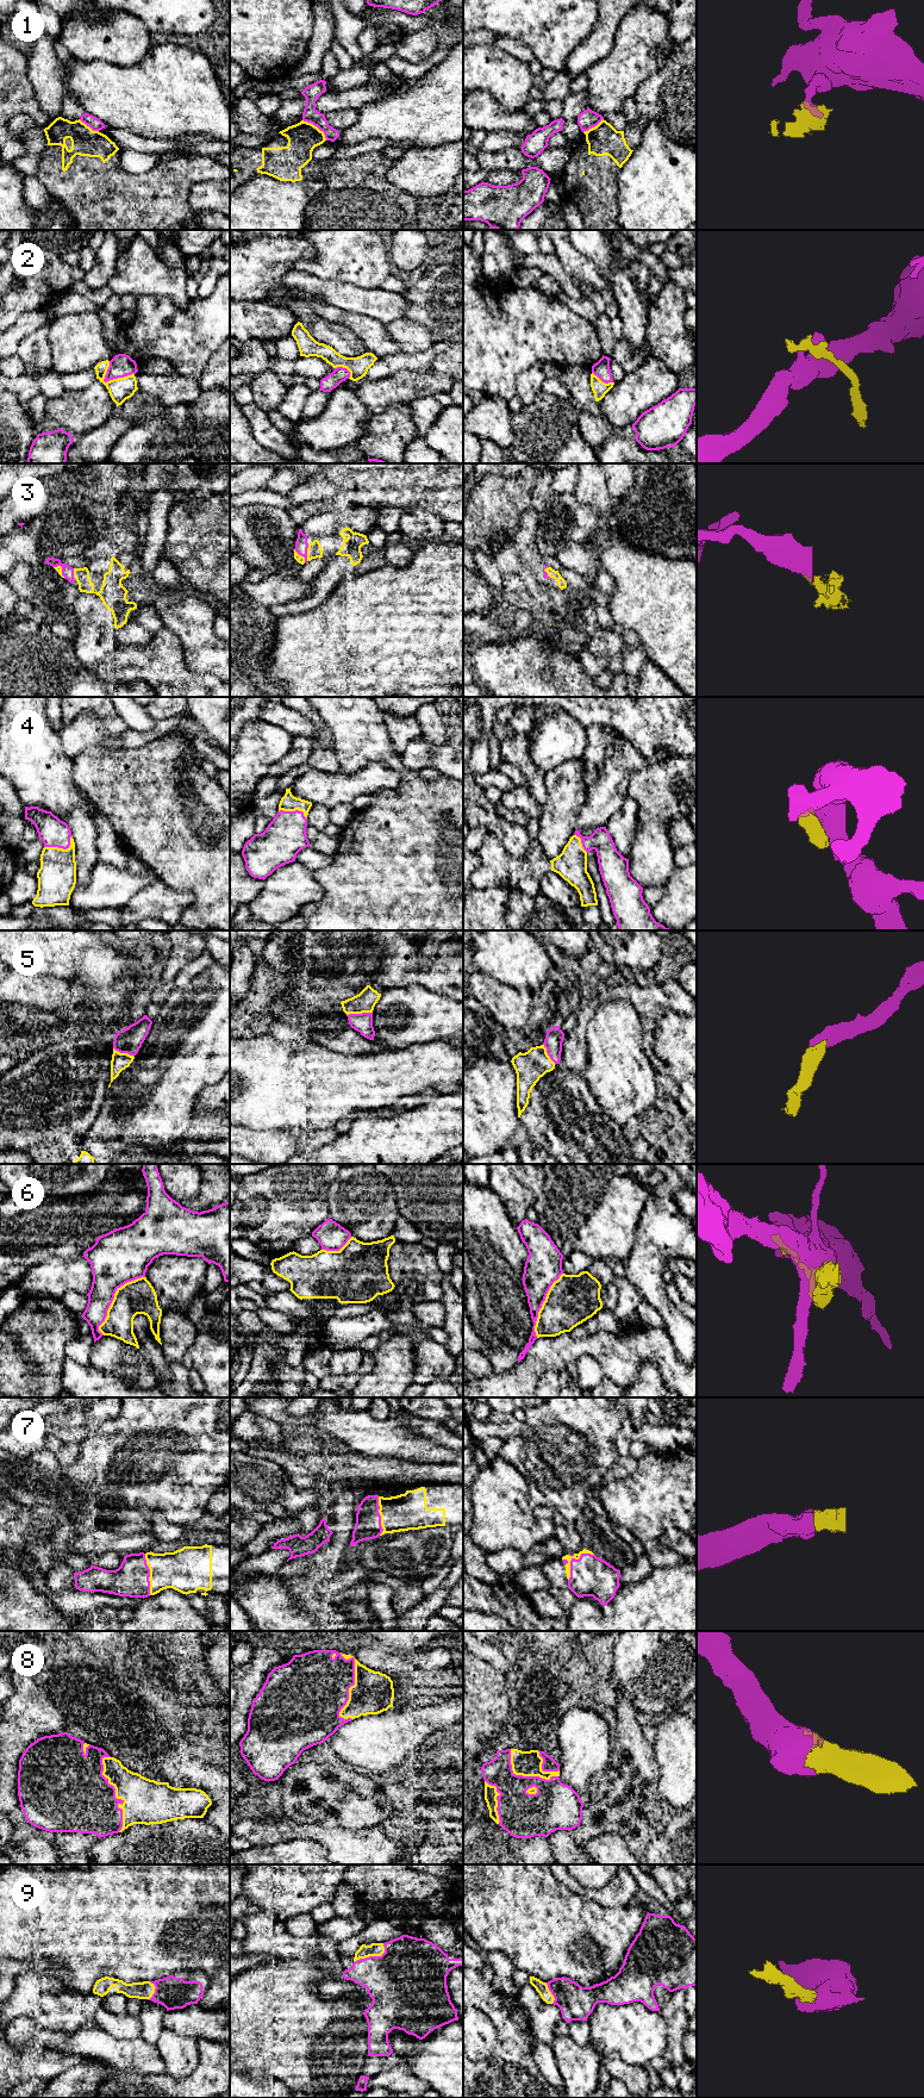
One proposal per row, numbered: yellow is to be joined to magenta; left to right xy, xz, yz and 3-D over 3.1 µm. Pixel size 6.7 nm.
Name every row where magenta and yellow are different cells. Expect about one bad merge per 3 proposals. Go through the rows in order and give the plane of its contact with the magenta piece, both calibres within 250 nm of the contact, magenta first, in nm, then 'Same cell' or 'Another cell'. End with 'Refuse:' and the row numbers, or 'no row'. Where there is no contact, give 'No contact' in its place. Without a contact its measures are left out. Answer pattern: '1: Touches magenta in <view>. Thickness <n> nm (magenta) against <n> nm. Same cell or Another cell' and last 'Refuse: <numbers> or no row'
1: Touches magenta in xz. Thickness 110 nm (magenta) against 200 nm. Another cell
2: Touches magenta in xy. Thickness 160 nm (magenta) against 160 nm. Another cell
3: Touches magenta in xz. Thickness 90 nm (magenta) against 100 nm. Same cell
4: Touches magenta in xy. Thickness 190 nm (magenta) against 260 nm. Same cell
5: Touches magenta in xz. Thickness 130 nm (magenta) against 140 nm. Same cell
6: Touches magenta in xy. Thickness 340 nm (magenta) against 240 nm. Another cell
7: Touches magenta in yz. Thickness 280 nm (magenta) against 50 nm. Same cell
8: Touches magenta in xy. Thickness 460 nm (magenta) against 300 nm. Same cell
9: Touches magenta in xz. Thickness 440 nm (magenta) against 100 nm. Same cell
Refuse: 1, 2, 6

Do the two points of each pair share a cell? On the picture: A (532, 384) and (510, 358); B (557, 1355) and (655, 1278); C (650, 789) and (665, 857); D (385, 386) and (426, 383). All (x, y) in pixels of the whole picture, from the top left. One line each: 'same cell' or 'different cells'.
A: different cells
B: different cells
C: same cell
D: same cell

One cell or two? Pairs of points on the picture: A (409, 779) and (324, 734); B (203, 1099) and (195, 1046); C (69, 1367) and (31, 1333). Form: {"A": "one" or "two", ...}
{"A": "two", "B": "two", "C": "two"}

